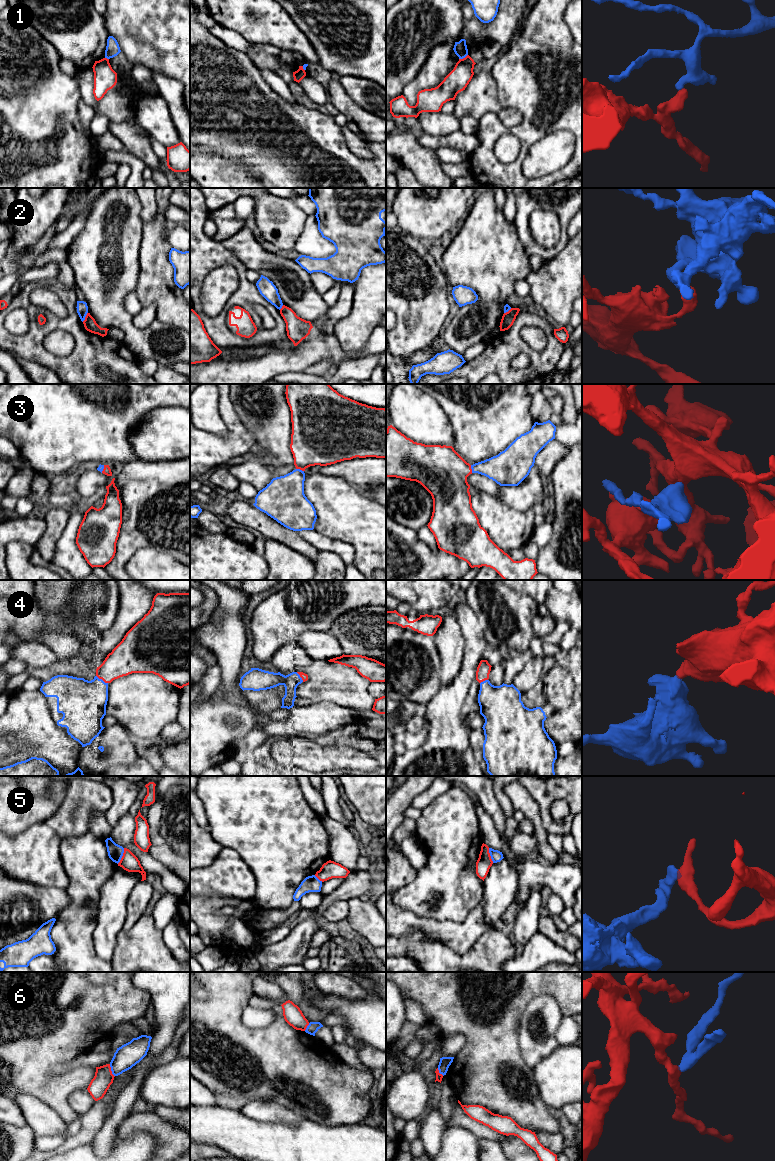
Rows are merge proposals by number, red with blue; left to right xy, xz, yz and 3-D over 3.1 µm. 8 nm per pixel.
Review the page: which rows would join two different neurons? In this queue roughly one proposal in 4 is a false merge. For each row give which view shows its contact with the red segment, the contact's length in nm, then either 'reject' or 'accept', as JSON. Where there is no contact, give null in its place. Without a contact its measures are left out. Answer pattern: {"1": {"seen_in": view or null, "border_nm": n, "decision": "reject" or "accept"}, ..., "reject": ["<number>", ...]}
{"1": {"seen_in": "yz", "border_nm": 80, "decision": "reject"}, "2": {"seen_in": "xy", "border_nm": 90, "decision": "reject"}, "3": {"seen_in": "xz", "border_nm": 70, "decision": "accept"}, "4": {"seen_in": "xy", "border_nm": 120, "decision": "accept"}, "5": {"seen_in": "xy", "border_nm": 140, "decision": "reject"}, "6": {"seen_in": "xy", "border_nm": 110, "decision": "reject"}, "reject": ["1", "2", "5", "6"]}

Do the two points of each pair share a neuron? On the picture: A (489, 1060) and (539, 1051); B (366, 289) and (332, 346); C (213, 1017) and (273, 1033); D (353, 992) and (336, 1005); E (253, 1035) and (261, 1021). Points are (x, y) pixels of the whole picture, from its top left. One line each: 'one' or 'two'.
A: two
B: two
C: one
D: two
E: two

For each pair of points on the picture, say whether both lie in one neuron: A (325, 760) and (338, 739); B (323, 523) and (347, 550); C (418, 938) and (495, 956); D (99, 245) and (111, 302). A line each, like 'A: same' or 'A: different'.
A: different
B: different
C: same
D: same

